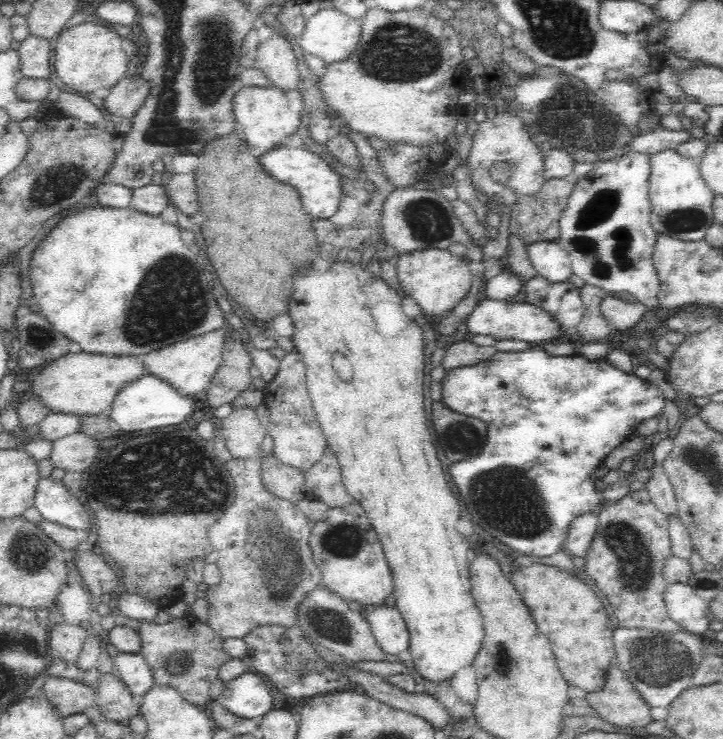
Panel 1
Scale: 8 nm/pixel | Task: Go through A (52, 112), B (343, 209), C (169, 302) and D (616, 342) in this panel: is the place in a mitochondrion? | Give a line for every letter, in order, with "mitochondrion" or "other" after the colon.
A: other
B: other
C: mitochondrion
D: other

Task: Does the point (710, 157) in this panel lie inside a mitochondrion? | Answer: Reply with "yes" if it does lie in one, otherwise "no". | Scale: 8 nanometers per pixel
no

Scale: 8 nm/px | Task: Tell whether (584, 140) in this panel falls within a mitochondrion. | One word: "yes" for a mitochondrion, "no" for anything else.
yes

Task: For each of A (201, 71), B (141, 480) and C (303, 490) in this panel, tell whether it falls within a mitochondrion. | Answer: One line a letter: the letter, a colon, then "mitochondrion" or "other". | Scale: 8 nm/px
A: mitochondrion
B: mitochondrion
C: other

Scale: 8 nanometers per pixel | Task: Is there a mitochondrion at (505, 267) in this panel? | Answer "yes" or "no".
no

